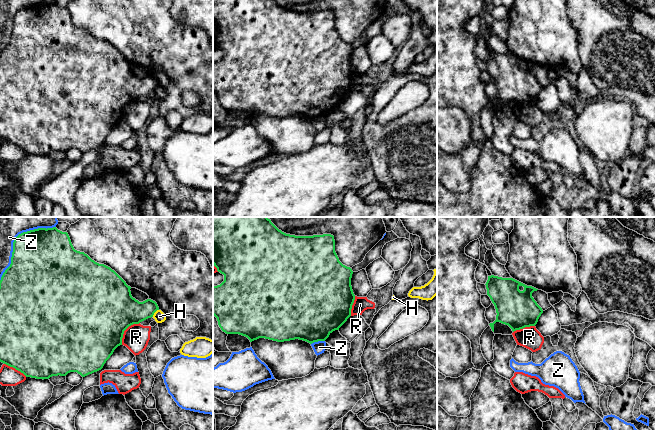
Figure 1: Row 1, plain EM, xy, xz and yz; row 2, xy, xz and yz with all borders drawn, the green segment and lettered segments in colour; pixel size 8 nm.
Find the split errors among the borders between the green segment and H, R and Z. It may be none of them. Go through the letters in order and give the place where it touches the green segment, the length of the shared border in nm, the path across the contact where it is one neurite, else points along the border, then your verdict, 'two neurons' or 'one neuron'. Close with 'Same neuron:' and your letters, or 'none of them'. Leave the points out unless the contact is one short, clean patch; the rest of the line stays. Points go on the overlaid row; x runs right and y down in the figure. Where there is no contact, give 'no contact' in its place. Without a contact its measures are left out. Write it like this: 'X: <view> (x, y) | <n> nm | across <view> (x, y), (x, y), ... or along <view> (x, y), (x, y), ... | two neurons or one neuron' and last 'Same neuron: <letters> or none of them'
H: xy (154, 312) | 80 nm | along xy (158, 309), (152, 316) | two neurons
R: xy (125, 329) | 240 nm | two neurons
Z: xy (15, 239) | 600 nm | two neurons
Same neuron: none of them

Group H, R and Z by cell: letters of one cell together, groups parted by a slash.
H / R / Z

